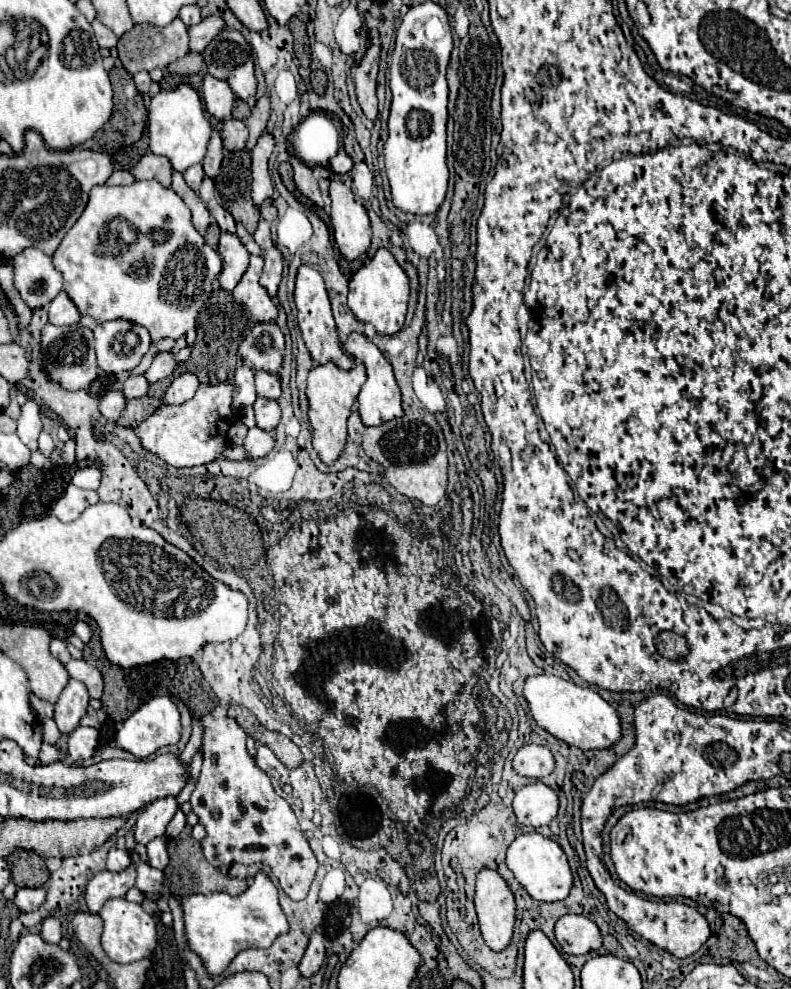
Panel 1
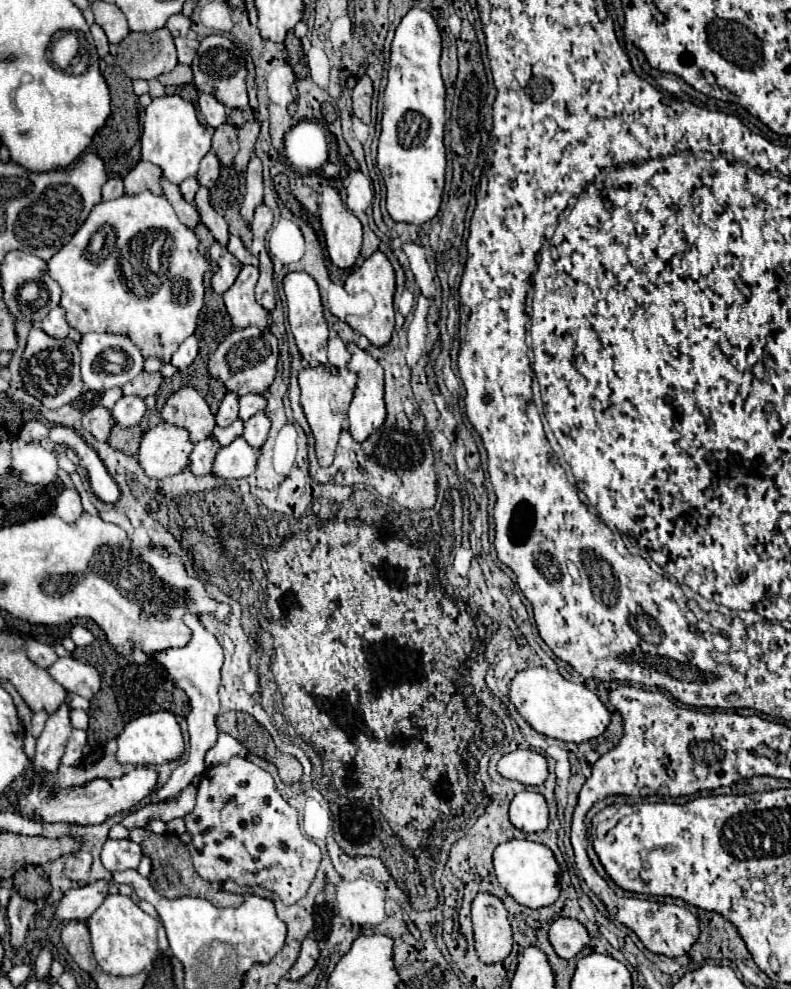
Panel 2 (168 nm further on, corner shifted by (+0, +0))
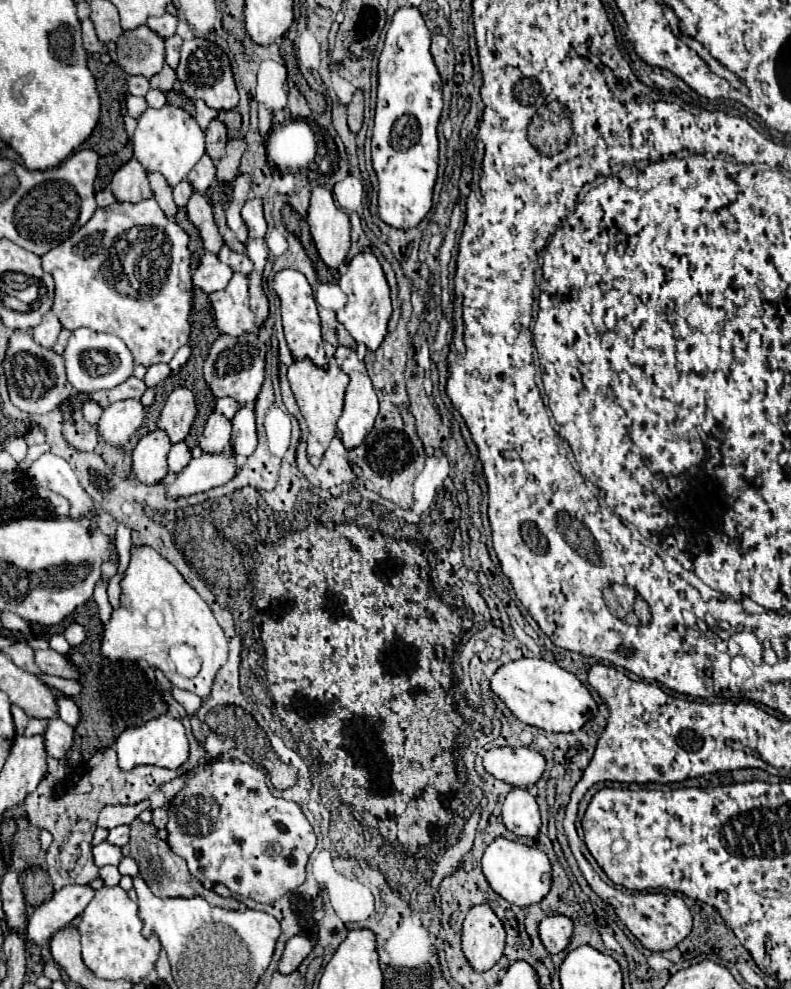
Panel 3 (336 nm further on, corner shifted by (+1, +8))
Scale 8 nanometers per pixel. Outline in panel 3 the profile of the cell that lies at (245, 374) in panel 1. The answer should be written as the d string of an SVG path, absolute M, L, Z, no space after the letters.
M214 411L208 417L206 429L200 437L200 447L206 453L216 453L218 449L224 449L230 443L230 431L232 431L232 423L230 419L226 419L222 413Z

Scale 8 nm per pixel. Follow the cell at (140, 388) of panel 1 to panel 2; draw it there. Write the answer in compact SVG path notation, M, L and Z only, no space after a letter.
M123 397L111 409L111 417L115 425L121 425L121 427L139 425L143 415L145 415L145 401L139 397Z

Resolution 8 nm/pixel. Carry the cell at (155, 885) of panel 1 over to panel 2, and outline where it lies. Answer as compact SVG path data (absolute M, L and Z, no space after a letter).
M109 839L101 851L101 863L111 873L135 869L141 857L143 857L141 847L129 839L117 839L117 841Z

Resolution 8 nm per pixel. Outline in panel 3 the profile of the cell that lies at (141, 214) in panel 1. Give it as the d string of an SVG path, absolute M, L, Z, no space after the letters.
M154 197L138 201L138 203L114 203L110 207L98 207L92 215L92 219L80 227L72 237L68 237L64 243L60 243L58 247L50 249L46 255L42 255L42 269L46 273L50 273L54 277L56 283L56 295L54 295L54 305L52 311L56 313L56 317L60 319L62 327L74 331L80 327L88 327L94 331L104 331L104 333L112 333L116 337L120 337L126 347L134 353L134 361L142 363L142 365L154 365L154 363L170 363L170 359L174 357L174 353L178 351L178 347L188 343L190 337L190 309L192 309L192 269L190 269L190 249L188 249L188 233L174 221L168 219L164 215L164 211L160 209L160 205L156 203Z

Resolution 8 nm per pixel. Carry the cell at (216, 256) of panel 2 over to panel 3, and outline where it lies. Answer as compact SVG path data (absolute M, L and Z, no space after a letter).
M204 253L200 259L198 269L194 271L194 285L204 289L206 293L214 293L218 289L224 289L230 283L232 269L218 259L214 253Z

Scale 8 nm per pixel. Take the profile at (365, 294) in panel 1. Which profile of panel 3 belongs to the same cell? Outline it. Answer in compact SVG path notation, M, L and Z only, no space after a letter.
M358 253L348 263L348 271L340 277L338 285L354 301L354 303L348 303L344 309L336 311L338 321L350 331L350 335L358 343L364 343L370 351L376 351L380 347L380 343L384 341L384 335L388 333L388 321L392 315L390 287L388 287L388 281L386 281L380 261L372 253Z

